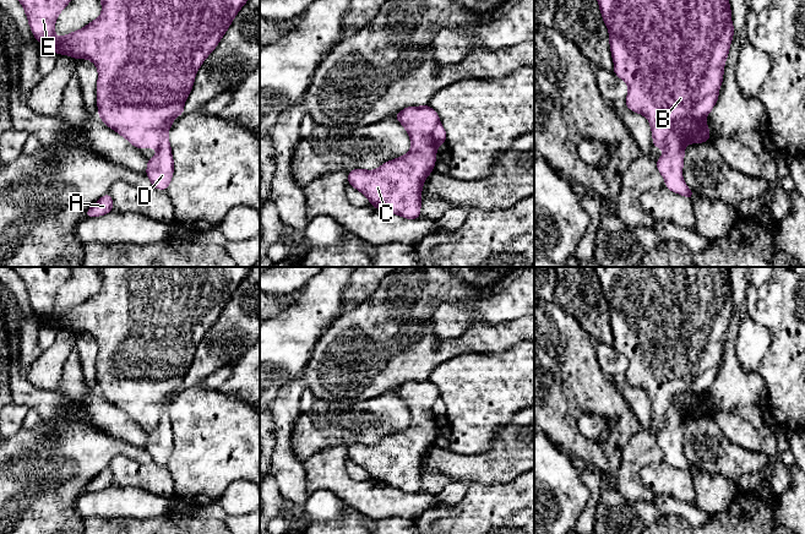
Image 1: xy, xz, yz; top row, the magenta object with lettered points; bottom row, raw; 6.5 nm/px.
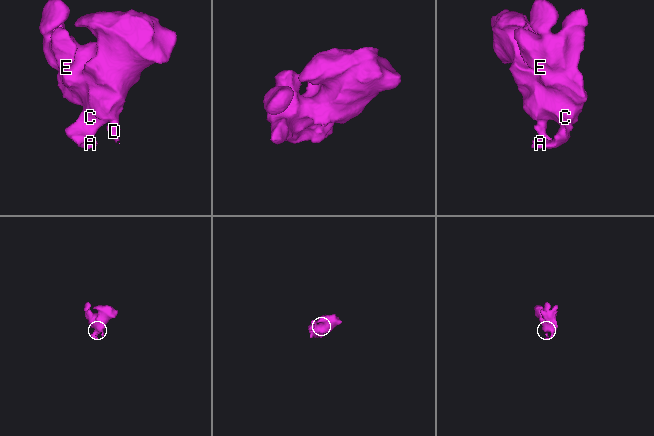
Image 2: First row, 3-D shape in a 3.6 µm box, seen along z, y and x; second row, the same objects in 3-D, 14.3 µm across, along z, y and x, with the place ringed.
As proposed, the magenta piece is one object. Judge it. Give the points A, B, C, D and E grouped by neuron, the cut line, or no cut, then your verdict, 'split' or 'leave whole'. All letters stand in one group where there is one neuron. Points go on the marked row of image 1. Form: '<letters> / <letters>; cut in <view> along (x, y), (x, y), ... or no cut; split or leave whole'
A B C E / D; cut in yz along (717, 90), (706, 94), (694, 107), (690, 115); split

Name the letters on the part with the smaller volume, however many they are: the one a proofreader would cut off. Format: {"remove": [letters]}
{"remove": ["D"]}

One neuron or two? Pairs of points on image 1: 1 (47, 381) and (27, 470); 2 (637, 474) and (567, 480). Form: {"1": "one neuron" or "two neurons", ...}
{"1": "one neuron", "2": "two neurons"}

